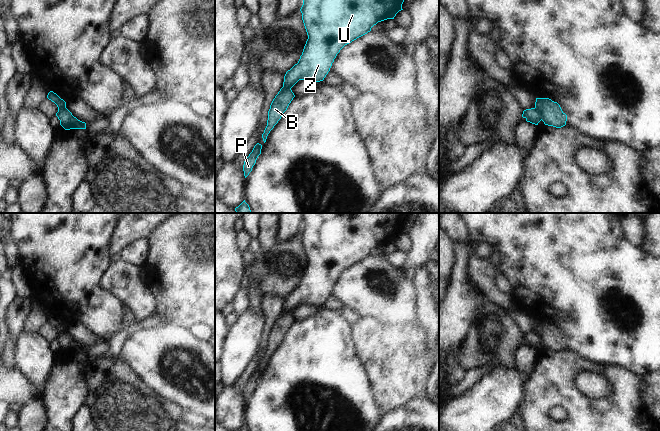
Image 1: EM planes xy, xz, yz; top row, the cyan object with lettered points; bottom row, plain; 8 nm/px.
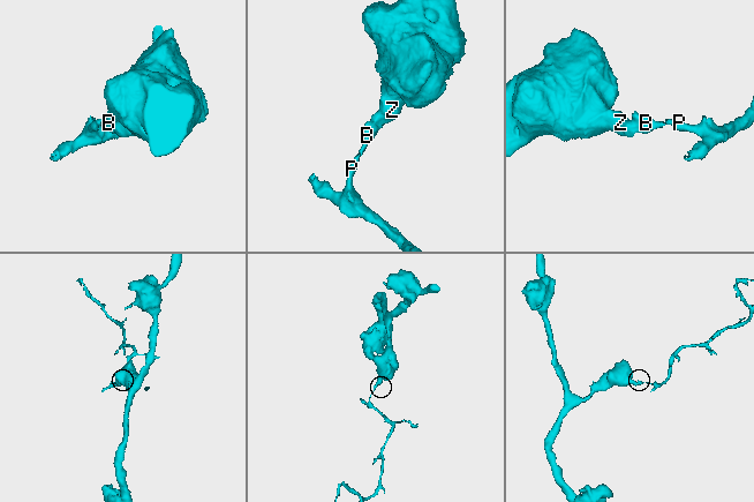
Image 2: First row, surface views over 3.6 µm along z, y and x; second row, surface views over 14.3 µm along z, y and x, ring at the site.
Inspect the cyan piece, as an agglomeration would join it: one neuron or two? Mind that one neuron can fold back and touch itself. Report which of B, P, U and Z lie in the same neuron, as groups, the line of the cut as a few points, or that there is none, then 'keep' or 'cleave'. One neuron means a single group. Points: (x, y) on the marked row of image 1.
groups B P / U Z; cut yz (535, 107), (542, 119); cleave

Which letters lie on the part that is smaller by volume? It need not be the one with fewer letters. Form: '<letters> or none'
B, P

